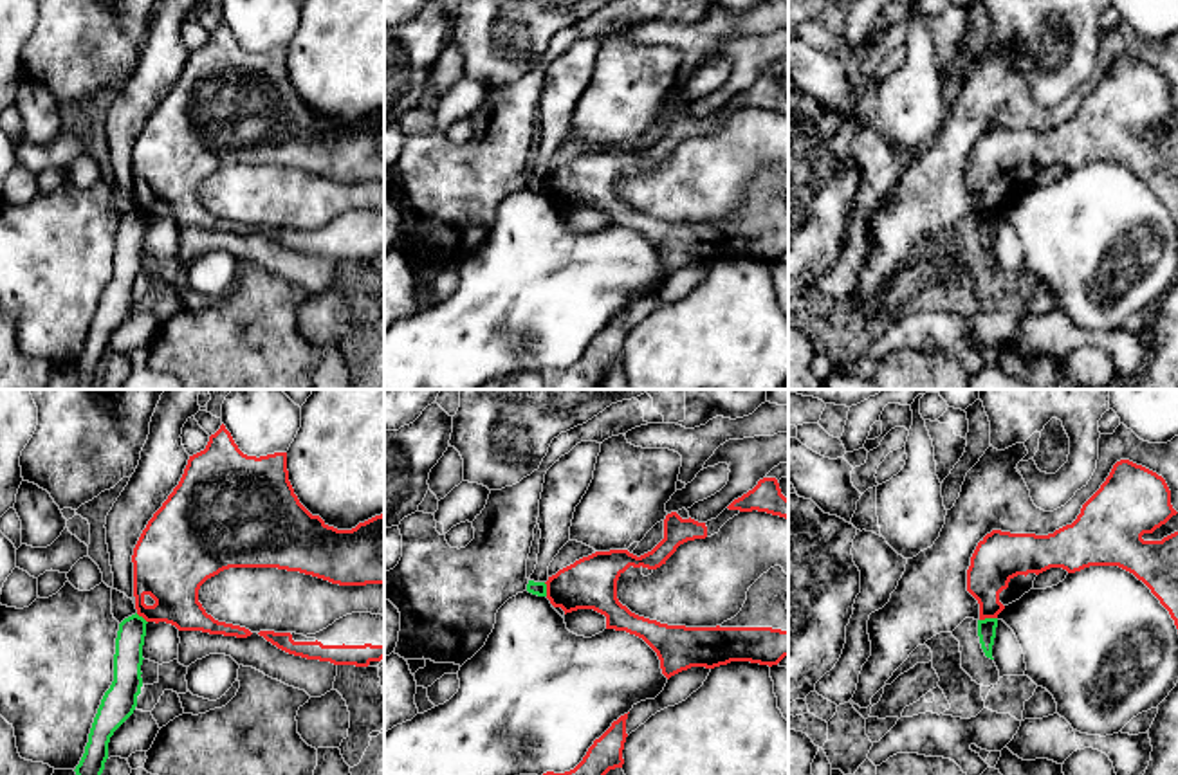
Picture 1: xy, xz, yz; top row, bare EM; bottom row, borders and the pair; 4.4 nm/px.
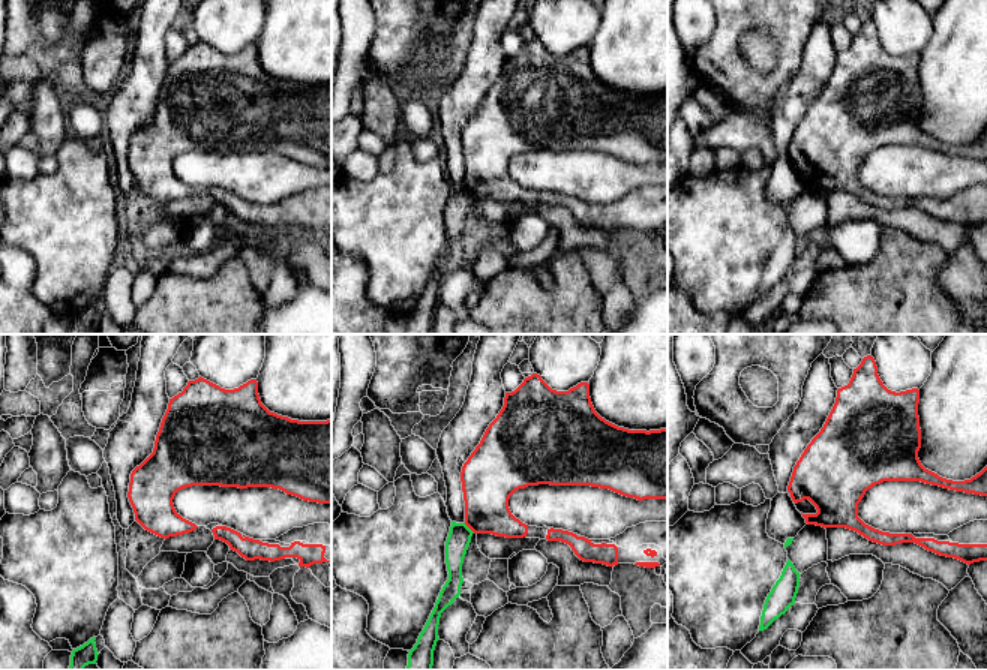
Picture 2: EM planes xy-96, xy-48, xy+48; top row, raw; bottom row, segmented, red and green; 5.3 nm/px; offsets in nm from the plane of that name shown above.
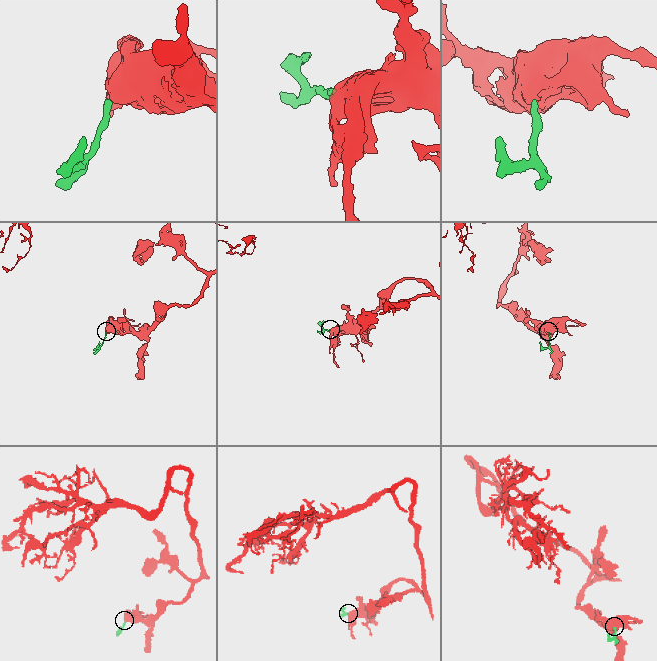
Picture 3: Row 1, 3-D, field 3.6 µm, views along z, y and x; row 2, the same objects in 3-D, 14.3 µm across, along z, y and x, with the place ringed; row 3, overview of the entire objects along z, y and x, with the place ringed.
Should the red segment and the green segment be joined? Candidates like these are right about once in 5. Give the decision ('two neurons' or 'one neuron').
two neurons

